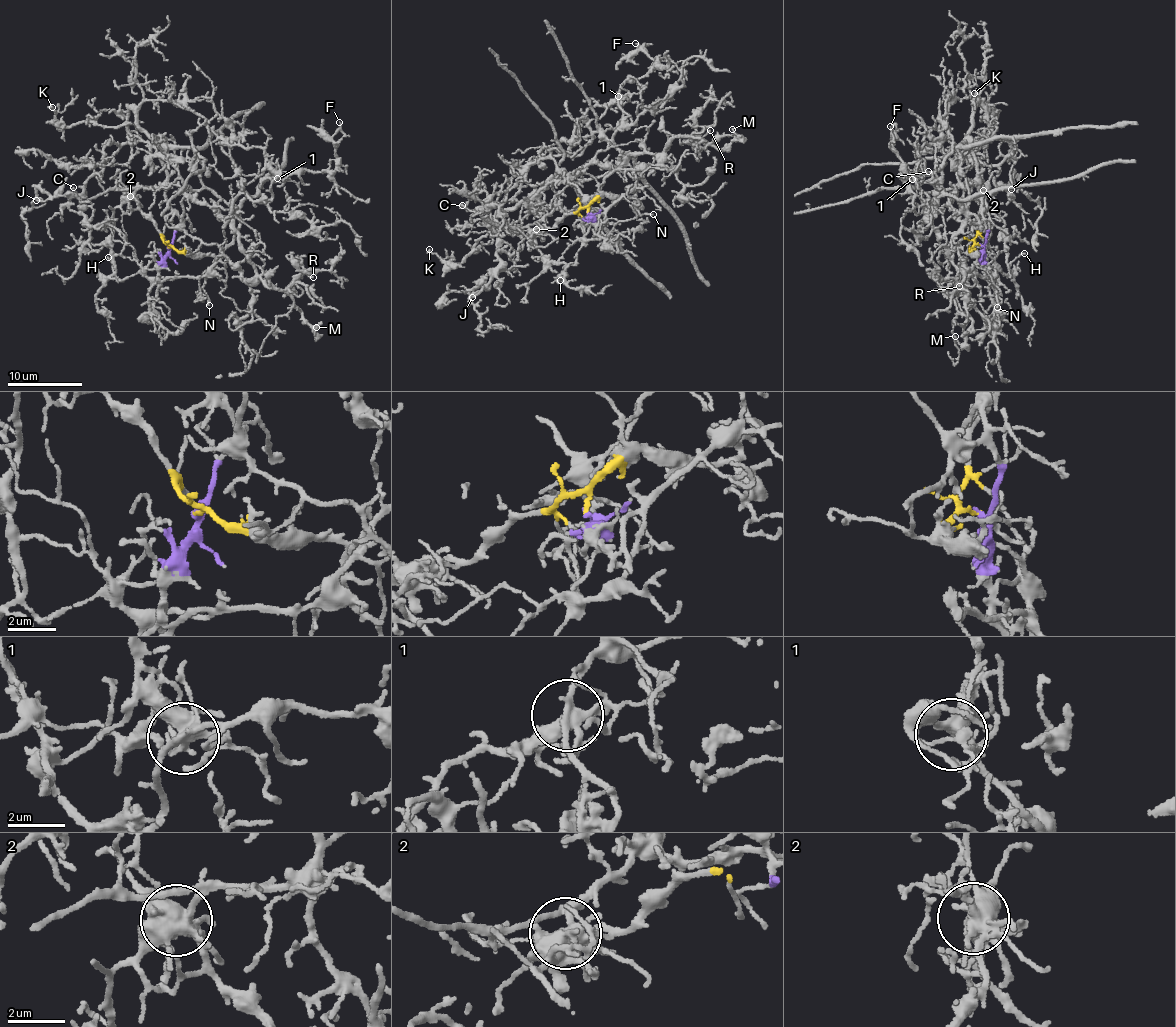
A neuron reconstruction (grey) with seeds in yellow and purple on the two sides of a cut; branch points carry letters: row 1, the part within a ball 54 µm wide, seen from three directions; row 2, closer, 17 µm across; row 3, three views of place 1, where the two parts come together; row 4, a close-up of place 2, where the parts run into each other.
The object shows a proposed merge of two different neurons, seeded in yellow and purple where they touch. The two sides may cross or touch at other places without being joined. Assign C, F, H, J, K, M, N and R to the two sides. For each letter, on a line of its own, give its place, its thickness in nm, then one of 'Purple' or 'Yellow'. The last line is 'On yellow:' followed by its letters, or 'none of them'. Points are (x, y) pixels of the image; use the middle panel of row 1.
C: Place: (462, 205). Thickness 180 nm. Purple
F: Place: (635, 43). Thickness 70 nm. Yellow
H: Place: (560, 280). Thickness 130 nm. Purple
J: Place: (472, 297). Thickness 150 nm. Purple
K: Place: (429, 249). Thickness 220 nm. Purple
M: Place: (732, 129). Thickness 120 nm. Yellow
N: Place: (653, 214). Thickness 190 nm. Yellow
R: Place: (710, 130). Thickness 140 nm. Yellow
On yellow: F, M, N, R

